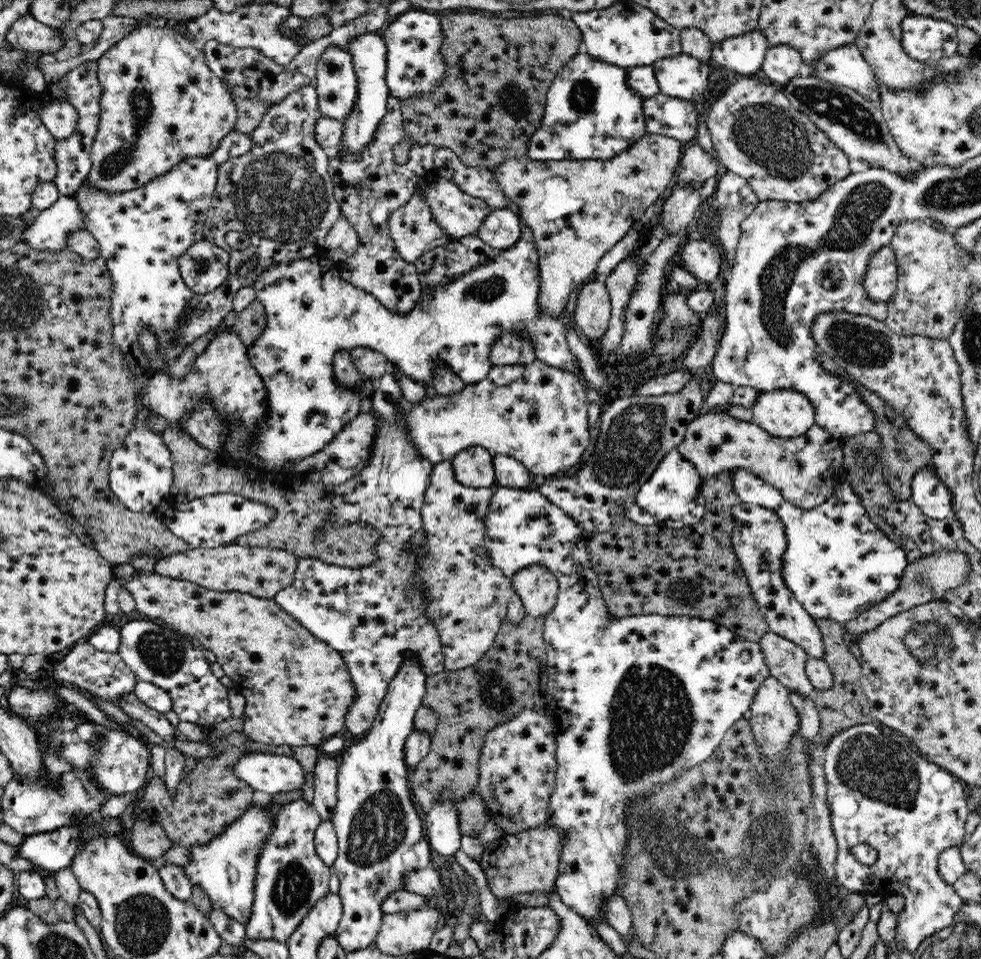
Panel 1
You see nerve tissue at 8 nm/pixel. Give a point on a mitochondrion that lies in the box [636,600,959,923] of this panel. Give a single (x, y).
(870, 764)

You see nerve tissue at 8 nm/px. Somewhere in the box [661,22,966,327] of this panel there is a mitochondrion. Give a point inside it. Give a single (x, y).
(765, 133)

